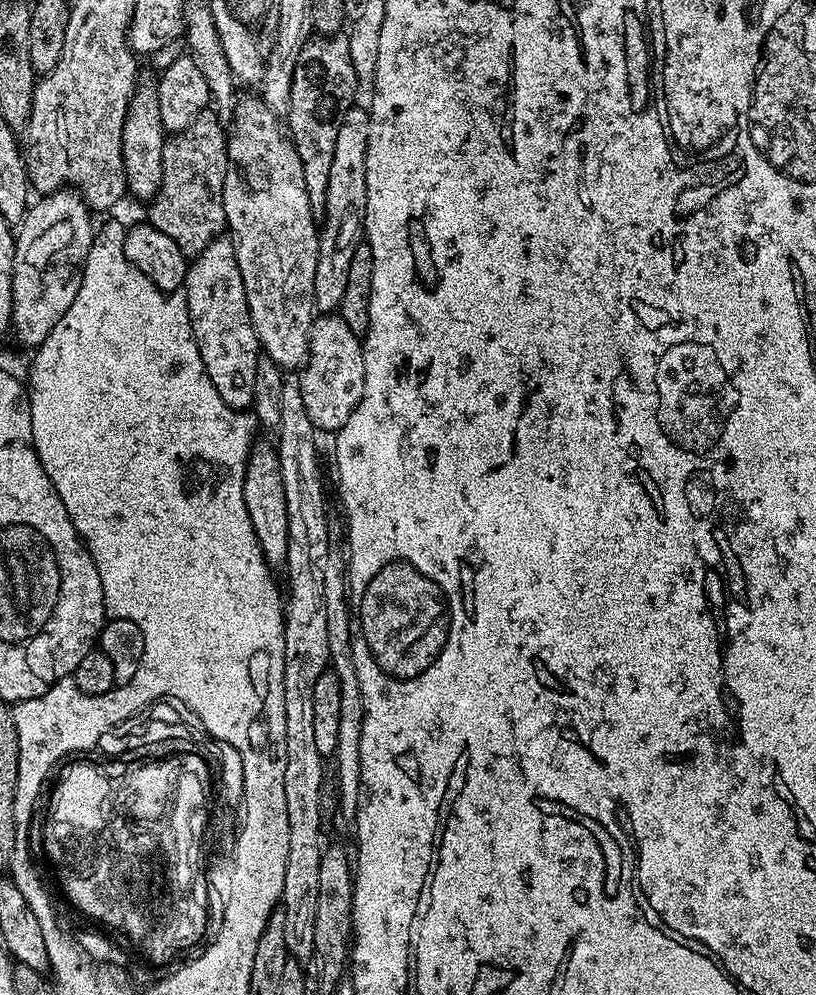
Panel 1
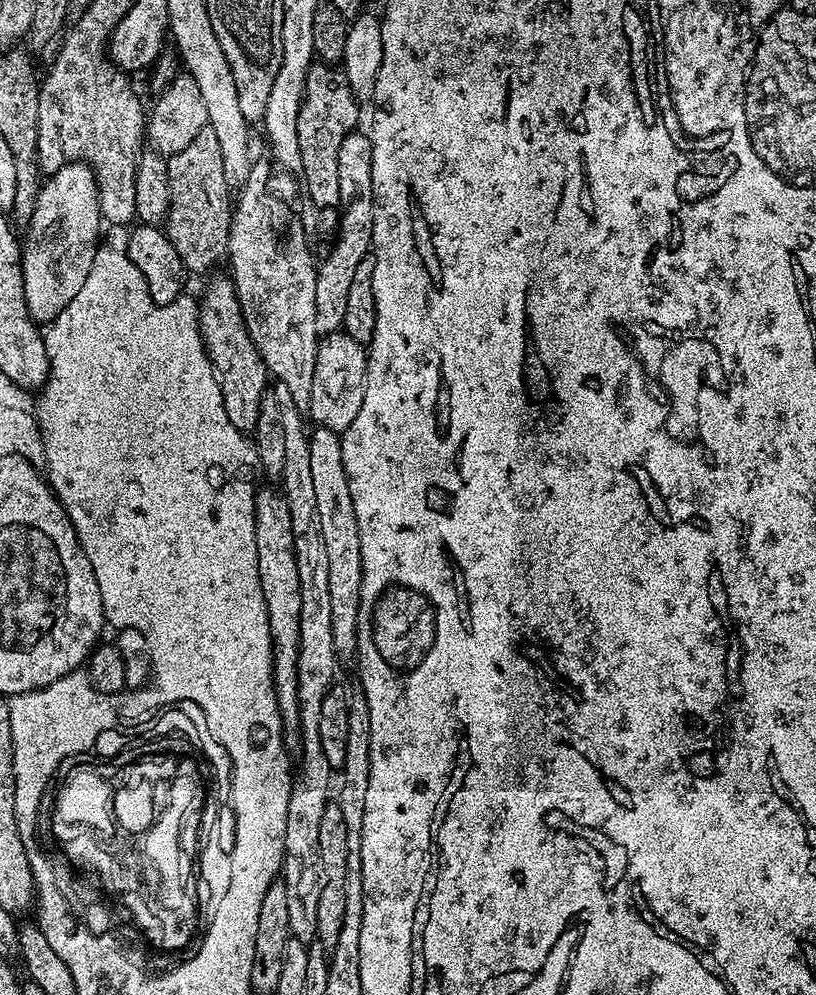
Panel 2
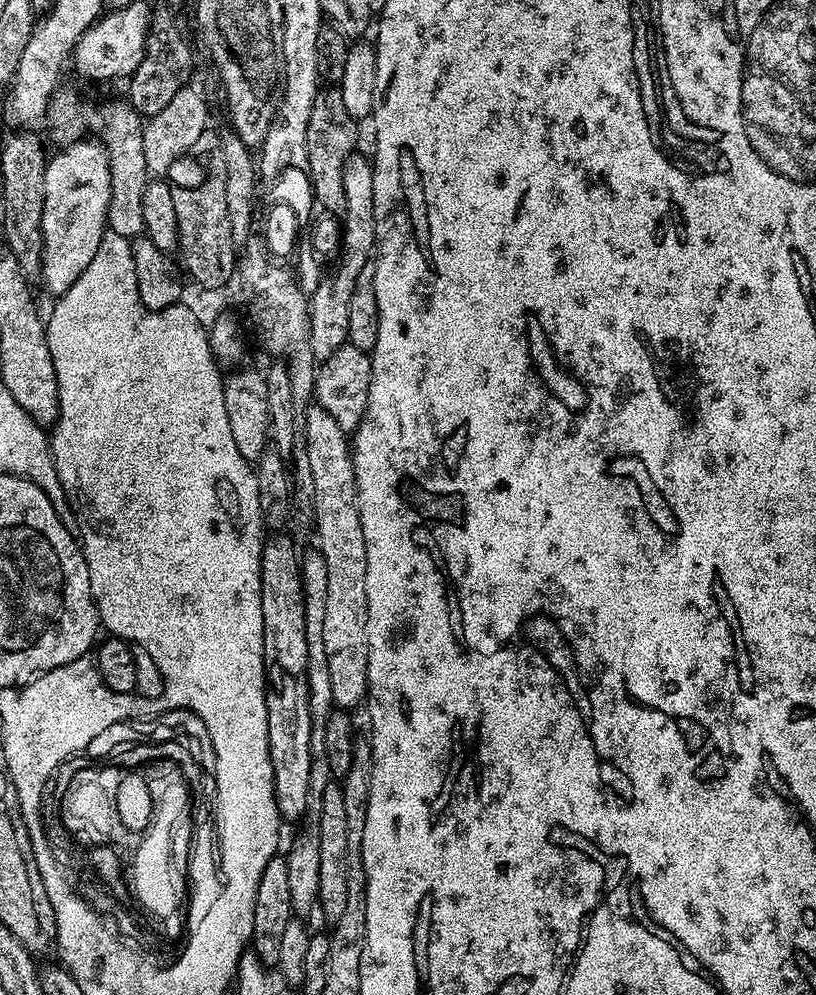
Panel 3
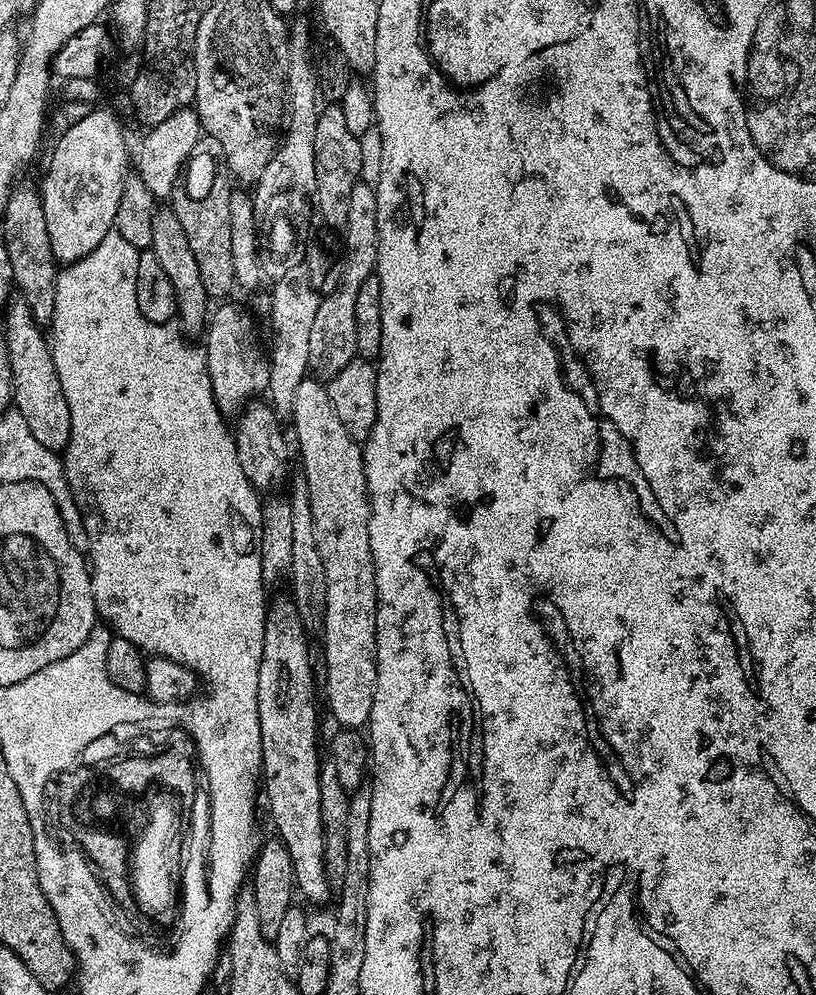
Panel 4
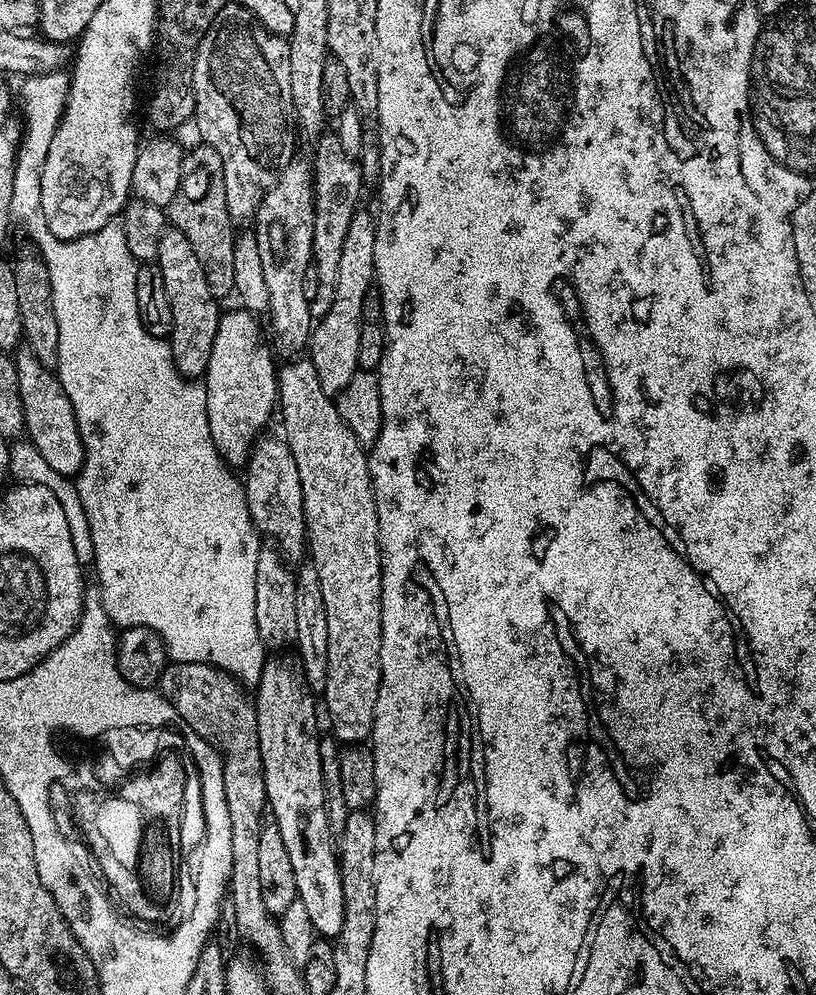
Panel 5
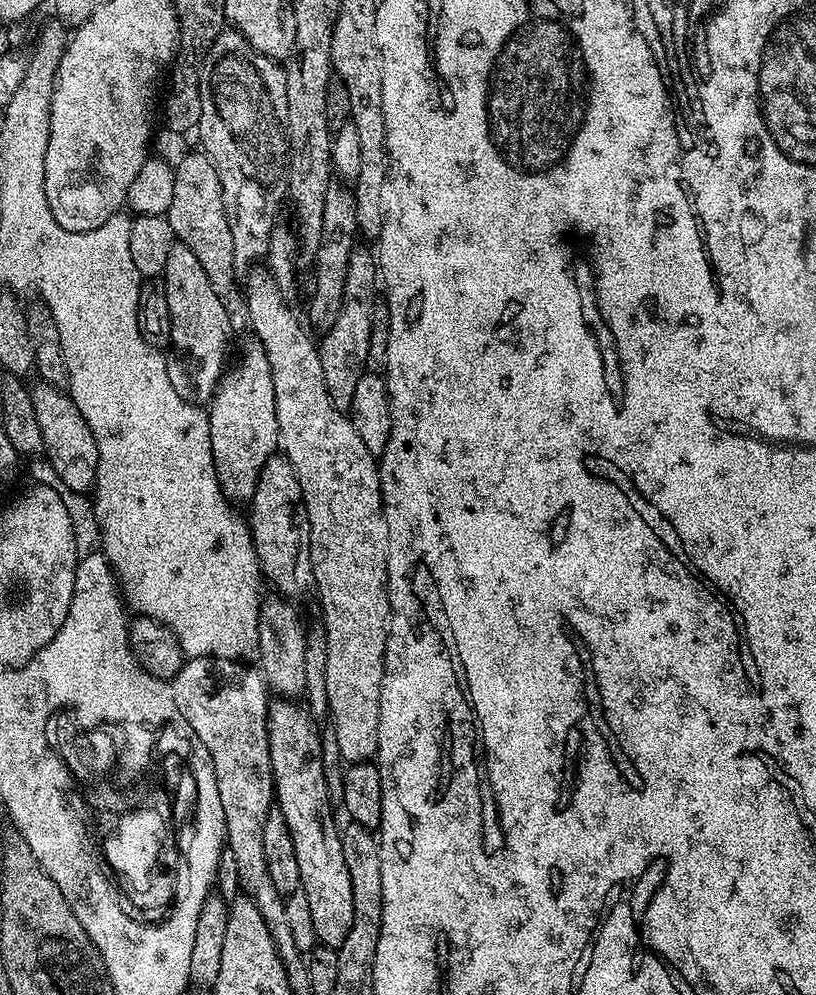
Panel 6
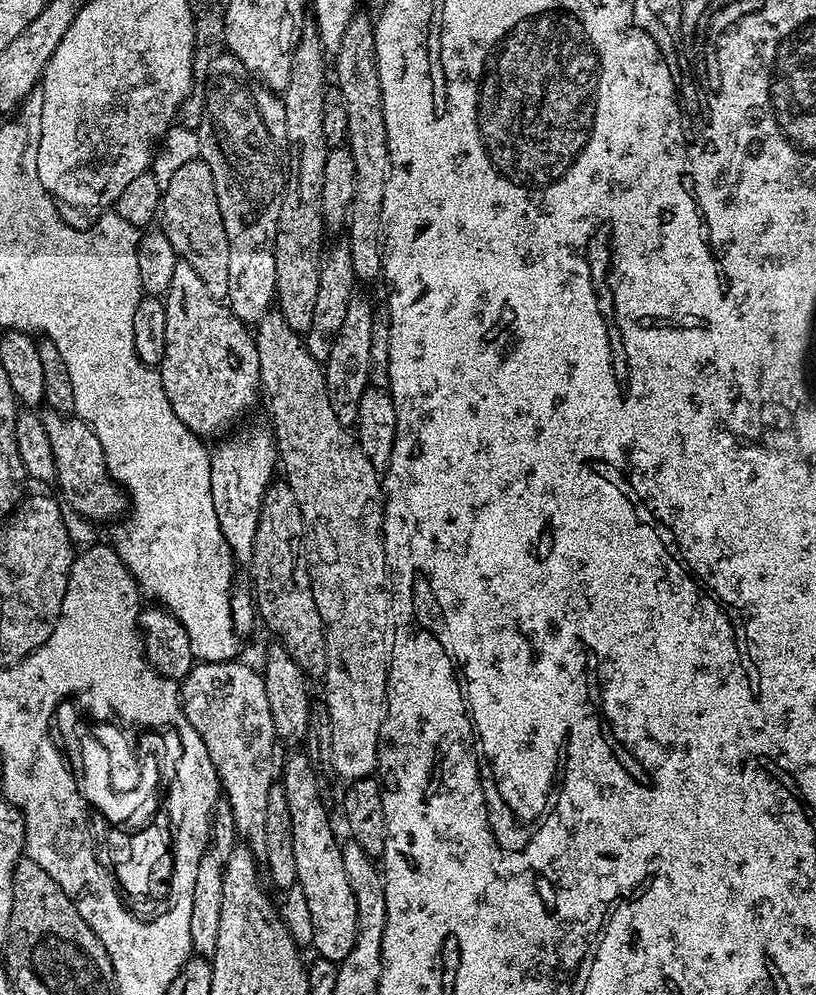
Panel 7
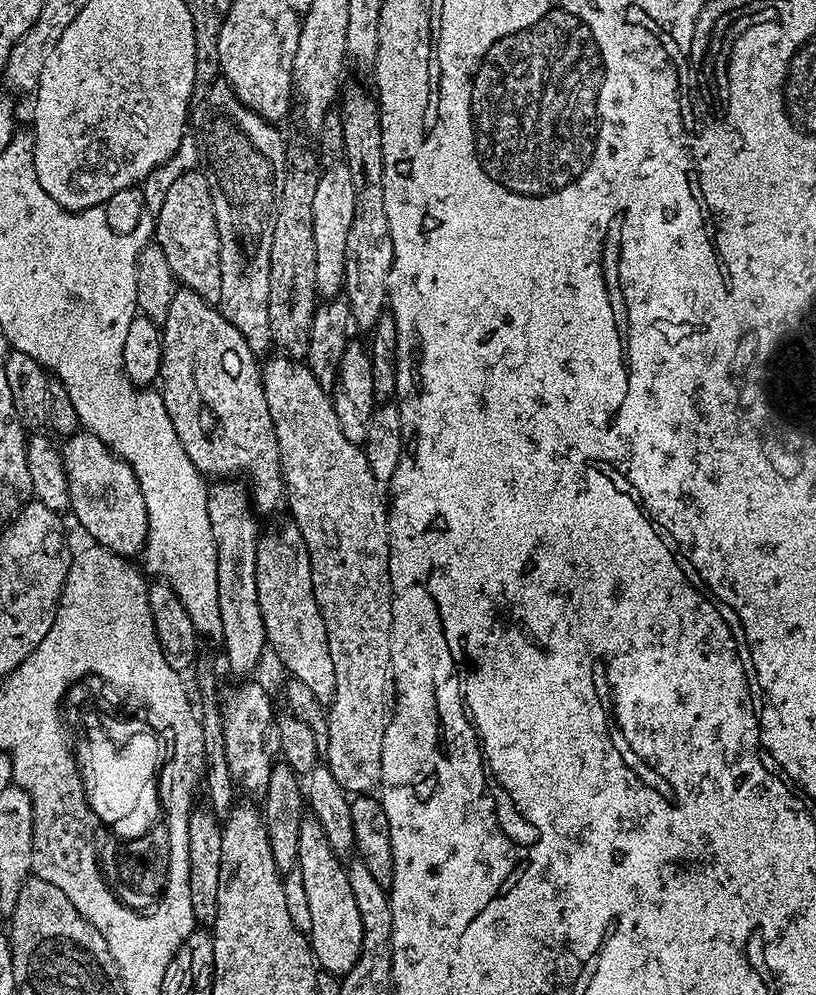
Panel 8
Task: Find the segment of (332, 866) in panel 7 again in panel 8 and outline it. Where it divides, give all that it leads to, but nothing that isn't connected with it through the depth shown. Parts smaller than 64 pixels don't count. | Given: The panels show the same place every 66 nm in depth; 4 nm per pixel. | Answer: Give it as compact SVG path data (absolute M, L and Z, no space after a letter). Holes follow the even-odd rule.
M306 818L300 823L298 858L298 870L302 874L302 884L306 886L306 898L310 901L312 953L323 971L343 977L355 969L365 951L362 914L358 910L358 902L354 902L354 890L350 890L348 868L343 864L345 861L331 848L315 818Z

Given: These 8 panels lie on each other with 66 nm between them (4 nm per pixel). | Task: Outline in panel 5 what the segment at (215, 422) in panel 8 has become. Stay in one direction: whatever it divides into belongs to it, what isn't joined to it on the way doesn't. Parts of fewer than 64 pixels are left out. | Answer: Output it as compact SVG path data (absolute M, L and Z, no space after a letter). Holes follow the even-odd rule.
M171 226L165 227L162 238L158 238L158 254L154 263L160 269L162 286L166 286L166 298L170 302L172 360L181 376L203 377L210 362L210 346L214 346L214 334L218 334L218 322L222 315L222 308L216 305L219 303L210 294L204 264L198 262L198 254L194 254L194 246L190 246L186 234Z

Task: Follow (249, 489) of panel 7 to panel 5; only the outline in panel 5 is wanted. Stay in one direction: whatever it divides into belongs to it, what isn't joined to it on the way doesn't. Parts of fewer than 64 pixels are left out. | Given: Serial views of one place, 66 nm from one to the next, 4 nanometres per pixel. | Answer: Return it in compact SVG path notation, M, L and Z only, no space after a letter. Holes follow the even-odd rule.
M240 306L221 315L214 346L210 346L210 362L202 377L210 438L224 463L233 470L247 464L252 445L260 439L268 419L273 419L278 408L278 367L272 361L273 349L269 341L264 341L264 332L256 320L259 319L253 313Z

